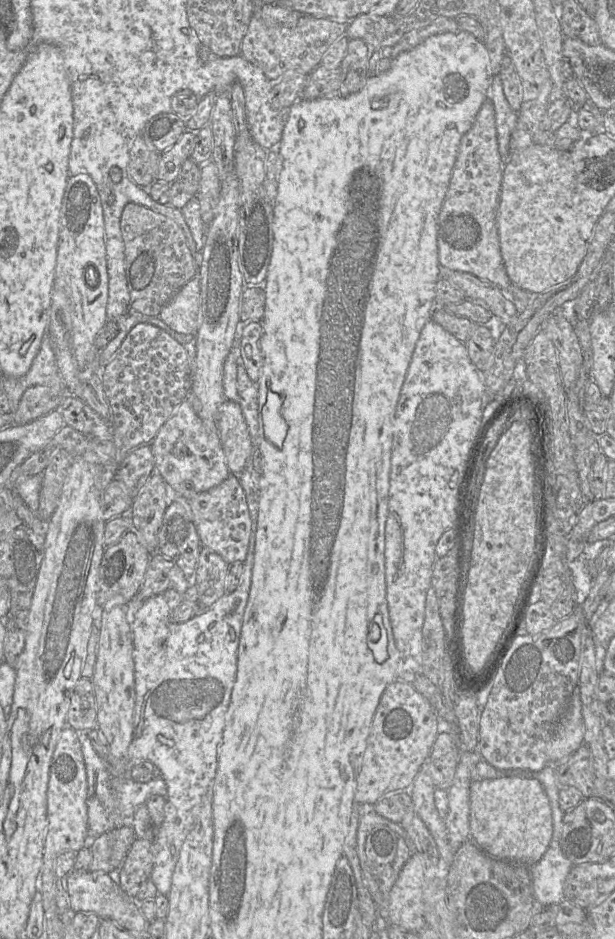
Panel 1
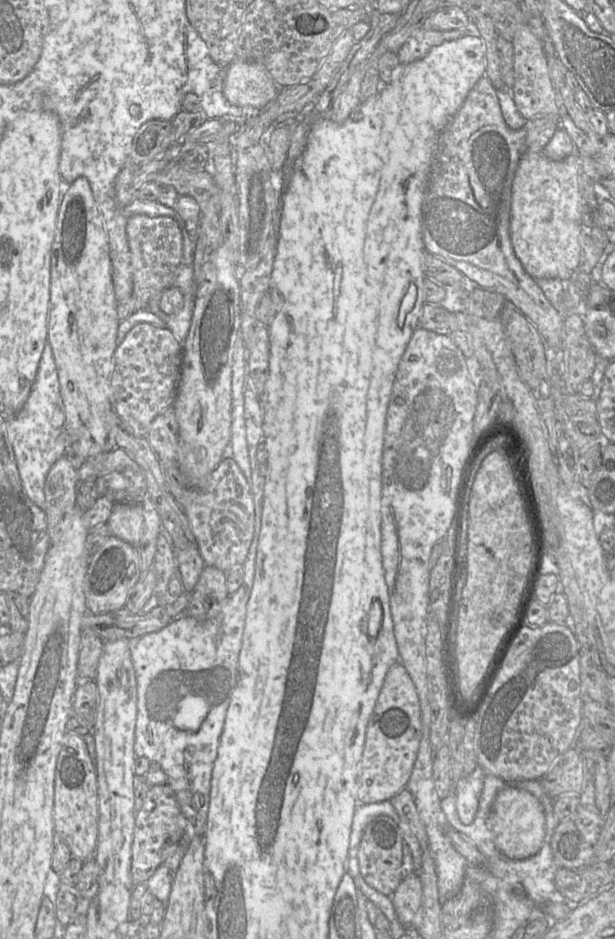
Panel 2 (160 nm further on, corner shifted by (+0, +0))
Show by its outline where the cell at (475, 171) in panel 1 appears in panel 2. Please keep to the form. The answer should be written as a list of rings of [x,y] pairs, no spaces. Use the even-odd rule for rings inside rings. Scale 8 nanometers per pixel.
[[[483,75],[469,91],[462,106],[440,135],[438,151],[435,155],[432,169],[424,187],[419,207],[419,225],[422,244],[424,250],[427,250],[429,253],[443,259],[455,267],[477,287],[502,294],[509,303],[515,306],[535,325],[548,348],[561,348],[565,316],[558,312],[558,310],[546,298],[536,280],[525,271],[522,263],[514,252],[510,236],[512,183],[521,156],[526,151],[538,153],[543,152],[545,146],[551,140],[555,131],[559,127],[559,120],[554,116],[538,116],[537,118],[526,120],[525,125],[518,130],[511,129],[503,118],[496,91],[496,88],[493,86],[489,78],[486,75]]]

